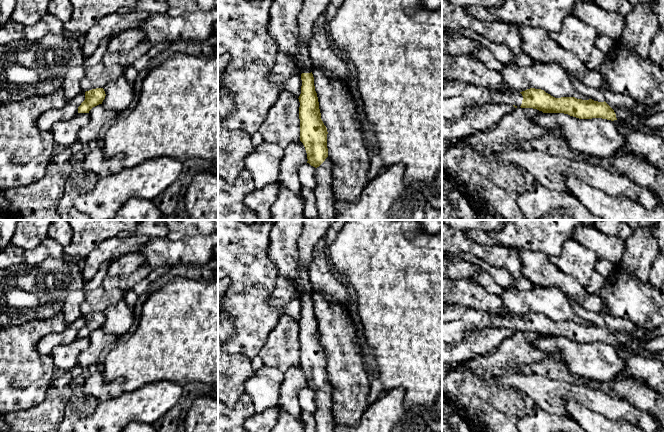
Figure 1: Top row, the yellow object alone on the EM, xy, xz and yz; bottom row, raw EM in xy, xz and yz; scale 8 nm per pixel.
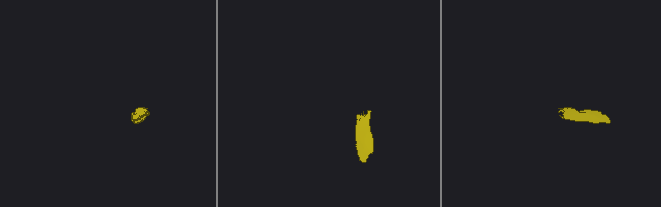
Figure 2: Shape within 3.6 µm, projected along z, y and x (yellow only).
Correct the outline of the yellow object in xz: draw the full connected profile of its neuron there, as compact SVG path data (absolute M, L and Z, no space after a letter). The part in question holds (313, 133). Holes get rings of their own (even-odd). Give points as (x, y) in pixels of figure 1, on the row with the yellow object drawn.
M302 69L299 96L300 141L307 153L307 163L315 167L316 207L320 220L337 220L332 190L334 163L328 156L327 128L321 119L312 69Z

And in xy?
M96 88L85 92L85 100L78 107L78 113L89 113L89 111L102 104L105 99L105 91L103 88Z

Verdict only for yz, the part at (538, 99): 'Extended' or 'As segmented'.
Extended

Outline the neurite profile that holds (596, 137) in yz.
M542 113L534 117L541 127L566 139L569 147L588 157L609 158L627 145L619 131L619 120L579 119L564 113Z

